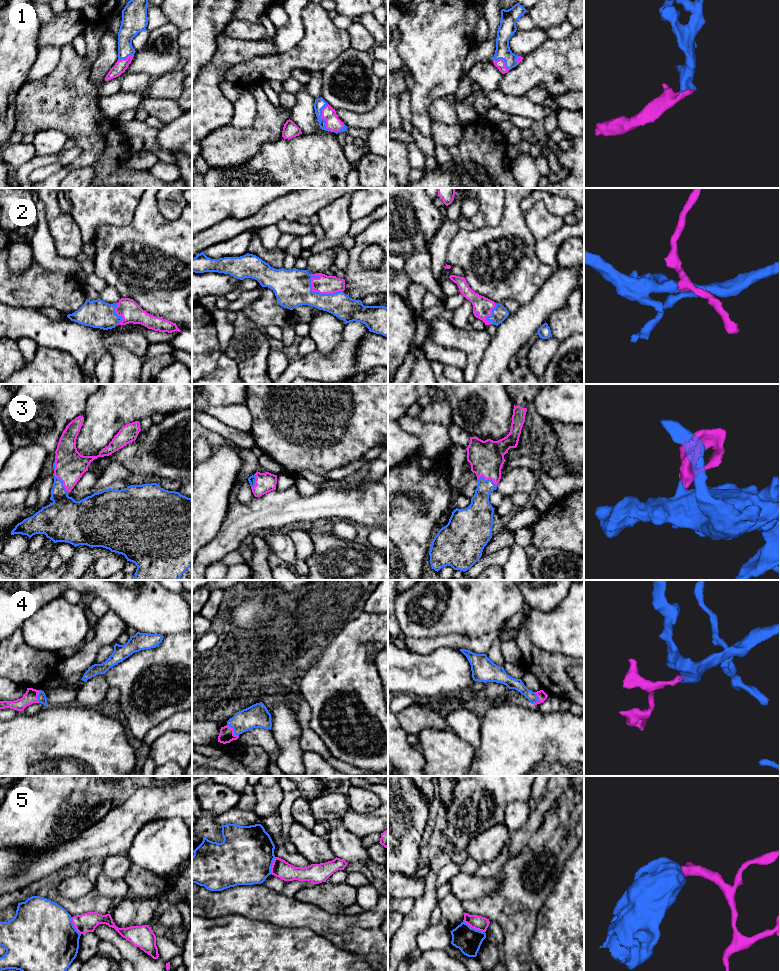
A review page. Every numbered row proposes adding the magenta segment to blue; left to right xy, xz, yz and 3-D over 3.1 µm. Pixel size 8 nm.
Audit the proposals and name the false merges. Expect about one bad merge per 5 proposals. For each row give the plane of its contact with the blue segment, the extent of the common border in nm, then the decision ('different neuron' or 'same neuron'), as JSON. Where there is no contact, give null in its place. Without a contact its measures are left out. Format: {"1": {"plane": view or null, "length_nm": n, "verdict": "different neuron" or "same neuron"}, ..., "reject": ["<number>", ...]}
{"1": {"plane": "xz", "length_nm": 220, "verdict": "same neuron"}, "2": {"plane": "xz", "length_nm": 300, "verdict": "same neuron"}, "3": {"plane": "yz", "length_nm": 170, "verdict": "same neuron"}, "4": {"plane": "xz", "length_nm": 130, "verdict": "same neuron"}, "5": {"plane": "yz", "length_nm": 200, "verdict": "different neuron"}, "reject": ["5"]}

